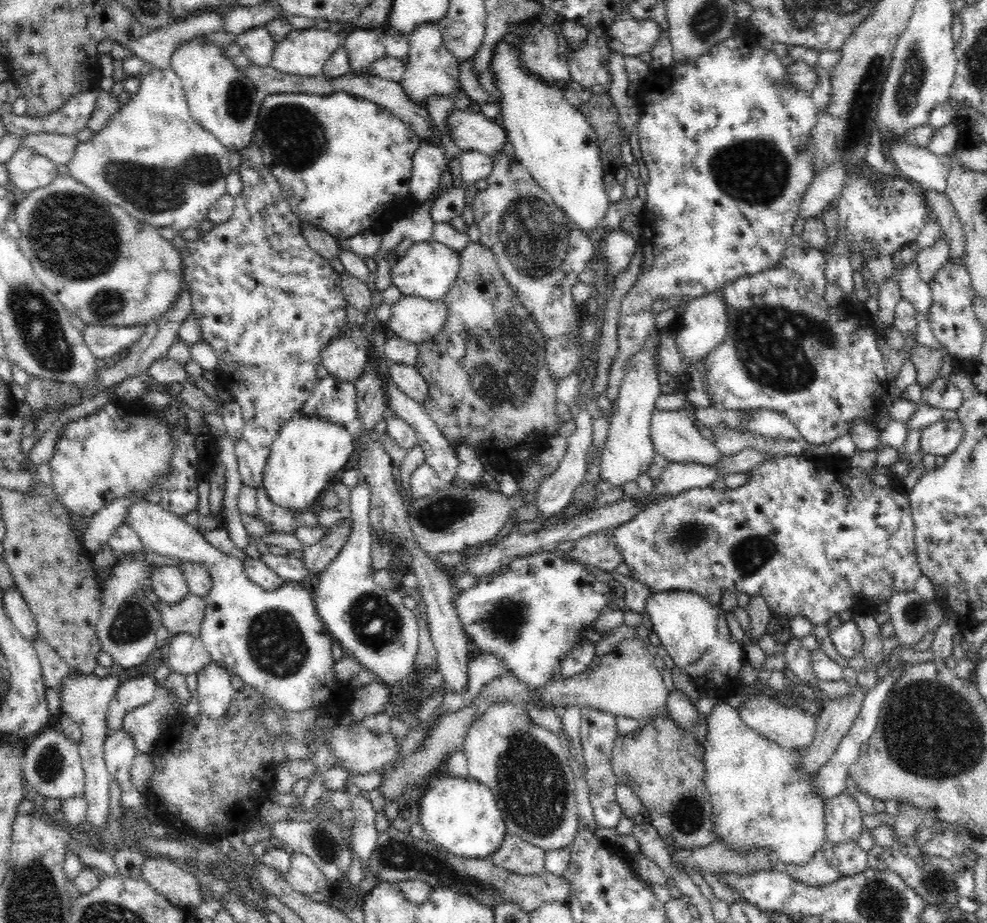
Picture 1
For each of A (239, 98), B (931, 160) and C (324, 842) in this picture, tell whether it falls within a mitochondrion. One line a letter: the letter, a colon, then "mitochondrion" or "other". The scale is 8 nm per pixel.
A: mitochondrion
B: other
C: mitochondrion

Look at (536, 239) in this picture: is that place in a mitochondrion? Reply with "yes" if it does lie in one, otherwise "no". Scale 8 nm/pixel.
yes

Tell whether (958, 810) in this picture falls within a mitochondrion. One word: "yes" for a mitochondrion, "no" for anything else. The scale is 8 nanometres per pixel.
no

